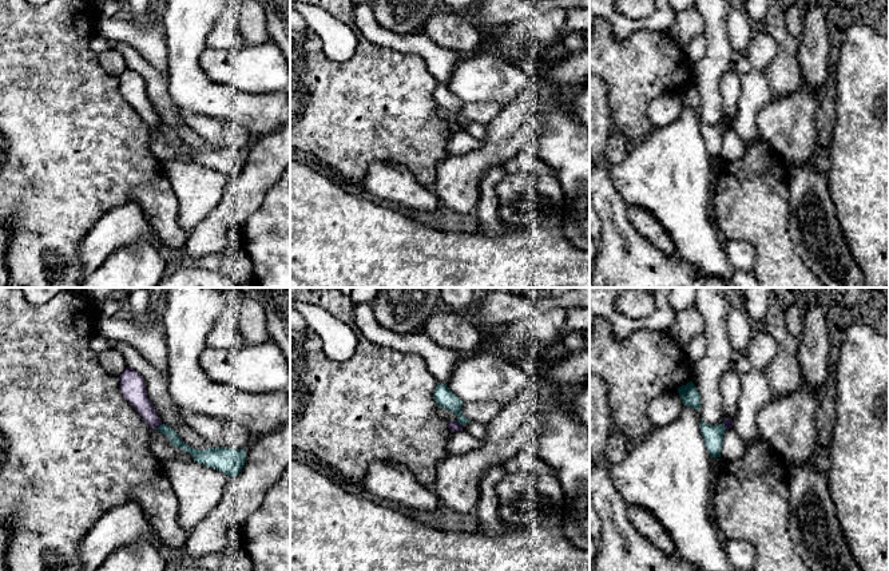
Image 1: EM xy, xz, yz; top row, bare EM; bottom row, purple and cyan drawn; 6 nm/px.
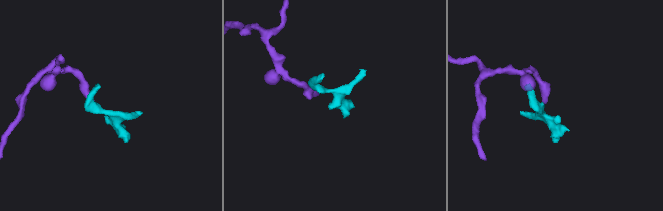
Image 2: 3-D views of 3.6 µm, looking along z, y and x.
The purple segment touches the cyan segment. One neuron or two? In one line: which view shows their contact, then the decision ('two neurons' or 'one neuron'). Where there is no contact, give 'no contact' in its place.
contact in xy; two neurons

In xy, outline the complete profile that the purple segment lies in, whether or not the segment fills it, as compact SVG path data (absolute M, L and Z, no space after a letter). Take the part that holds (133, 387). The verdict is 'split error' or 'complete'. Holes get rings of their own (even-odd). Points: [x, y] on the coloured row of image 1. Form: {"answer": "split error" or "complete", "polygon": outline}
{"answer": "complete", "polygon": "M127 366L119 376L119 381L124 398L151 429L158 429L162 421L155 407L147 397L144 378L135 369Z"}

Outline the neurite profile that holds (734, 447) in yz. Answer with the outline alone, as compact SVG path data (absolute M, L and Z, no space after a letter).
M733 428L726 429L723 435L723 445L721 449L722 460L739 459L746 451L746 444Z

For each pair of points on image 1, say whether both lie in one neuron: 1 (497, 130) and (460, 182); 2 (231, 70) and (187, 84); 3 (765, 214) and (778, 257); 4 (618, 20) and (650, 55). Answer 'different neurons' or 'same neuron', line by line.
1: same neuron
2: different neurons
3: same neuron
4: different neurons

